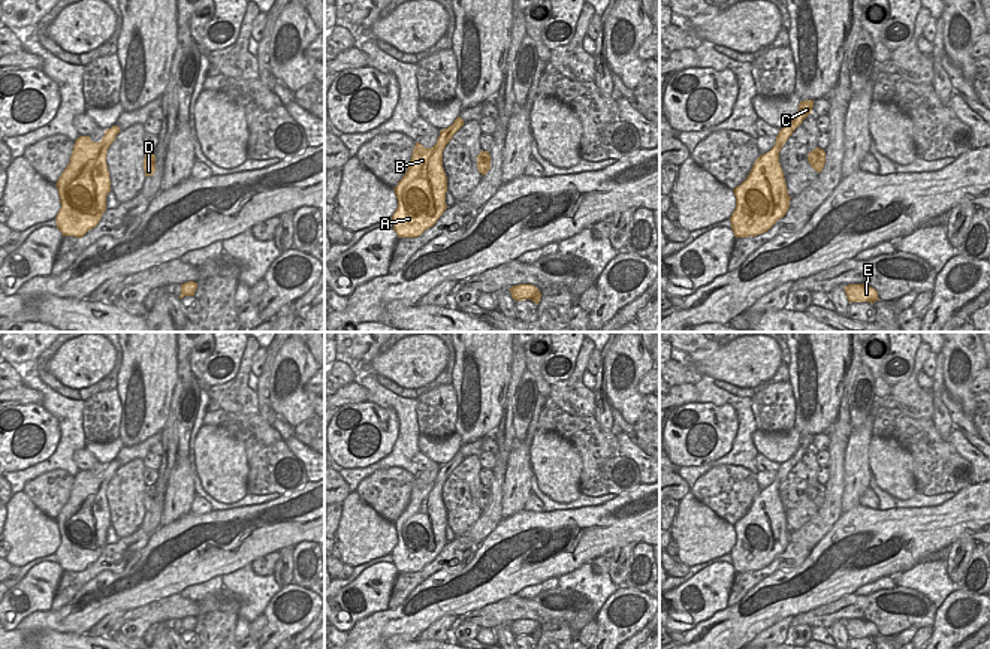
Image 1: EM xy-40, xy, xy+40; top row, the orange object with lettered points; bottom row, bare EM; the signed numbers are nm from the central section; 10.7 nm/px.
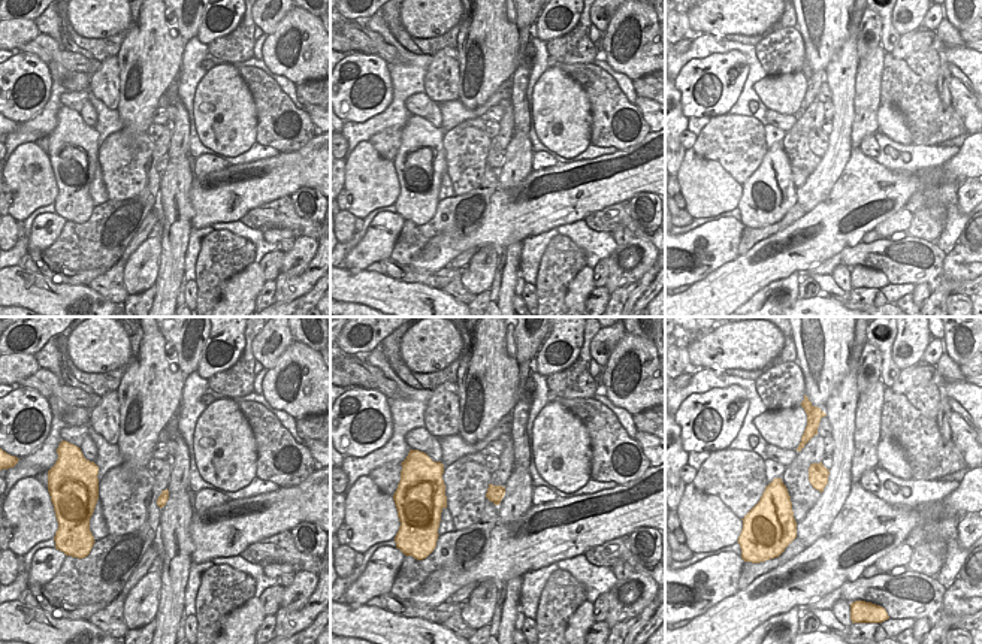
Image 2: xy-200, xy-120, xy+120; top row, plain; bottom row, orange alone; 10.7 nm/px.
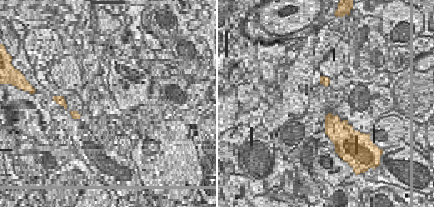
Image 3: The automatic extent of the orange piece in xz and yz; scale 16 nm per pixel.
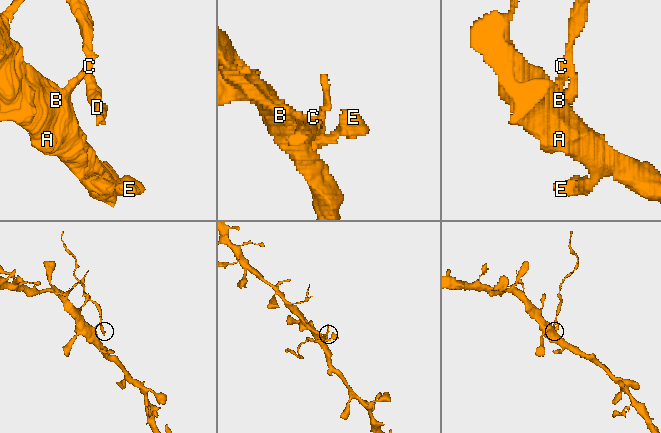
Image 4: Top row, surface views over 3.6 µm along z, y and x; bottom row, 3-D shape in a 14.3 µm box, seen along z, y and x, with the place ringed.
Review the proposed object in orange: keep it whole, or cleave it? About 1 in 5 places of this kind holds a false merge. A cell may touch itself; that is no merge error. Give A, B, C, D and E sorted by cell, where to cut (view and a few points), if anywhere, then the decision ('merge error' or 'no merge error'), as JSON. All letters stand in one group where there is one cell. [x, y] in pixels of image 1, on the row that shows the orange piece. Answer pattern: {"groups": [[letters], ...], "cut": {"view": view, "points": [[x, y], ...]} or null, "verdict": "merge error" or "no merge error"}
{"groups": [["A", "B", "E"], ["C", "D"]], "cut": {"view": "xy+40", "points": [[781, 129], [791, 133]]}, "verdict": "merge error"}

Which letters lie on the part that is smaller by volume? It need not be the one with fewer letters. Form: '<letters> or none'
C, D.

